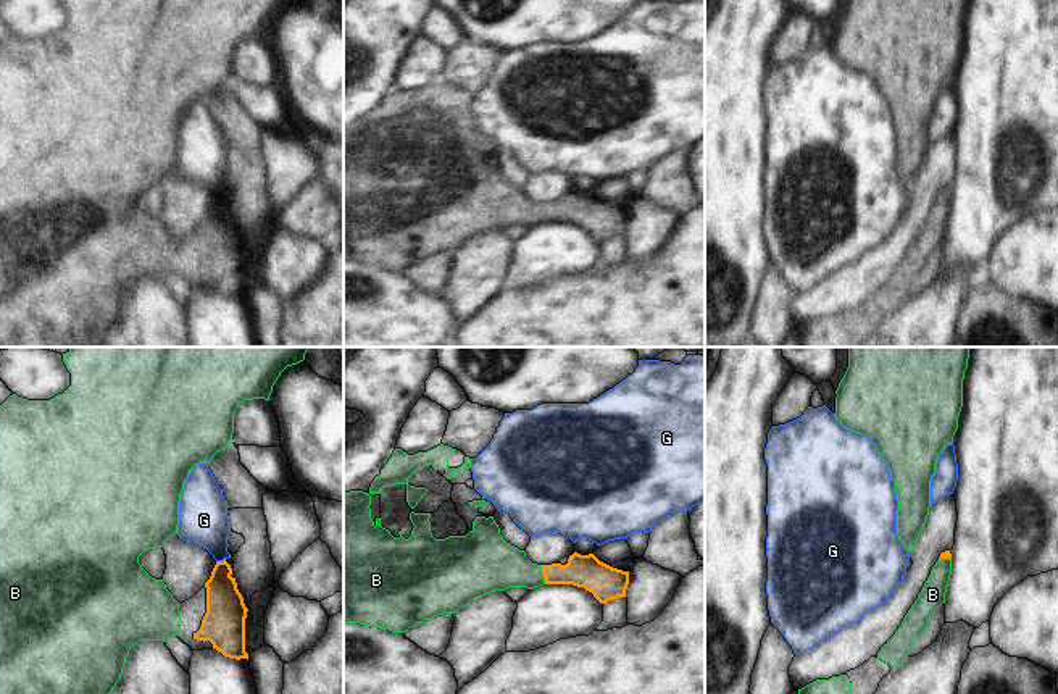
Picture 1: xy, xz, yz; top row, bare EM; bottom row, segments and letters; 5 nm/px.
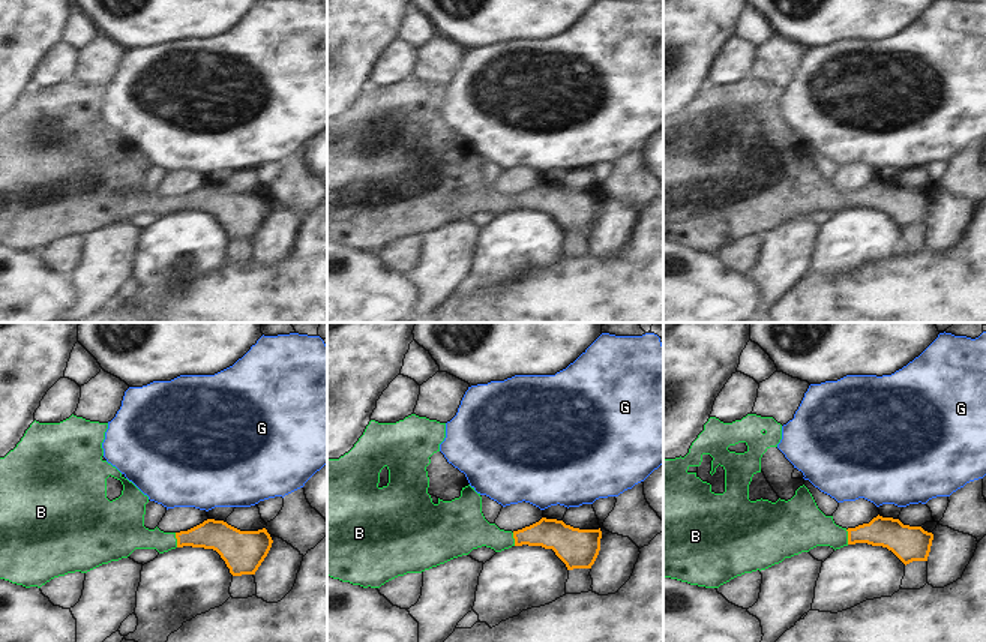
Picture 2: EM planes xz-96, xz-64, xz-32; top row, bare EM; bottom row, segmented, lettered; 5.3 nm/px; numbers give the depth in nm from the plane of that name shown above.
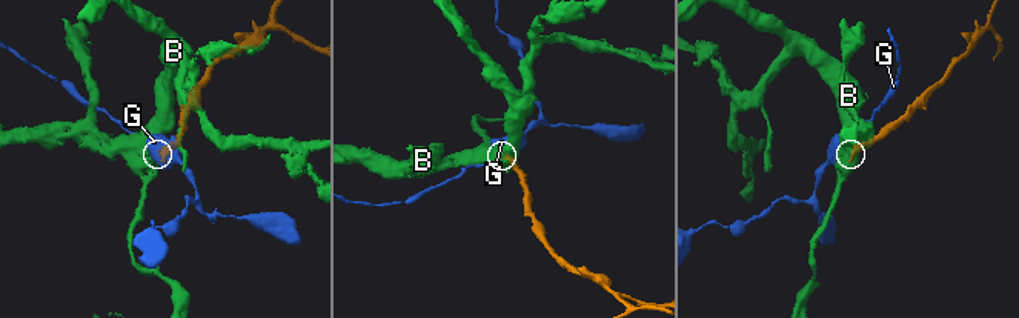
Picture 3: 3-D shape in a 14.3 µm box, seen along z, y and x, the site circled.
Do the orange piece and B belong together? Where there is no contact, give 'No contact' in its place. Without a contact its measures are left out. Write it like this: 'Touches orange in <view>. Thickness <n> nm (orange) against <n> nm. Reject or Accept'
Touches orange in xz. Thickness 170 nm (orange) against 260 nm. Accept.

